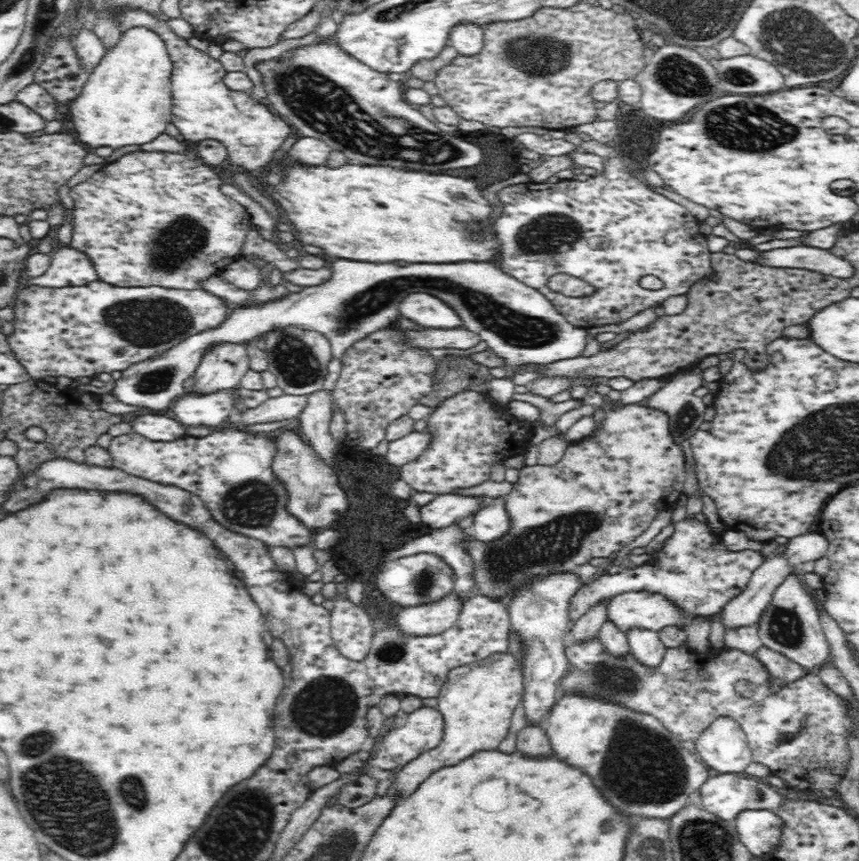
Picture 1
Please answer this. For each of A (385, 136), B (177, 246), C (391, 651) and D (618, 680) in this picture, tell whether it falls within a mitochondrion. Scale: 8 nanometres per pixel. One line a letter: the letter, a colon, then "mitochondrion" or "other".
A: mitochondrion
B: mitochondrion
C: mitochondrion
D: mitochondrion

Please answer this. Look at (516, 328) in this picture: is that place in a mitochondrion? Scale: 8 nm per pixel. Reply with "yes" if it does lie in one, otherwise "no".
yes

